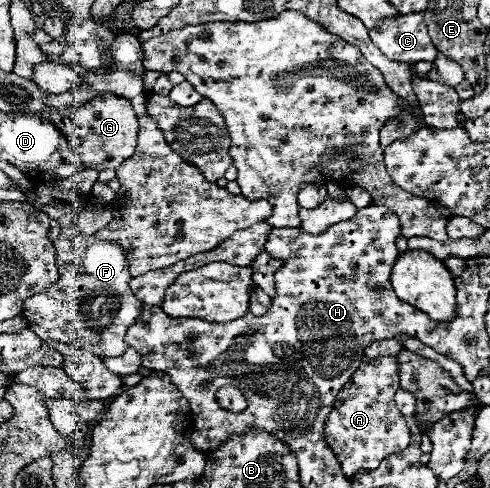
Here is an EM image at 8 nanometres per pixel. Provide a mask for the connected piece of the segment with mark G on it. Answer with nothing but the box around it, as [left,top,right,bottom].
[72,94,138,170]

